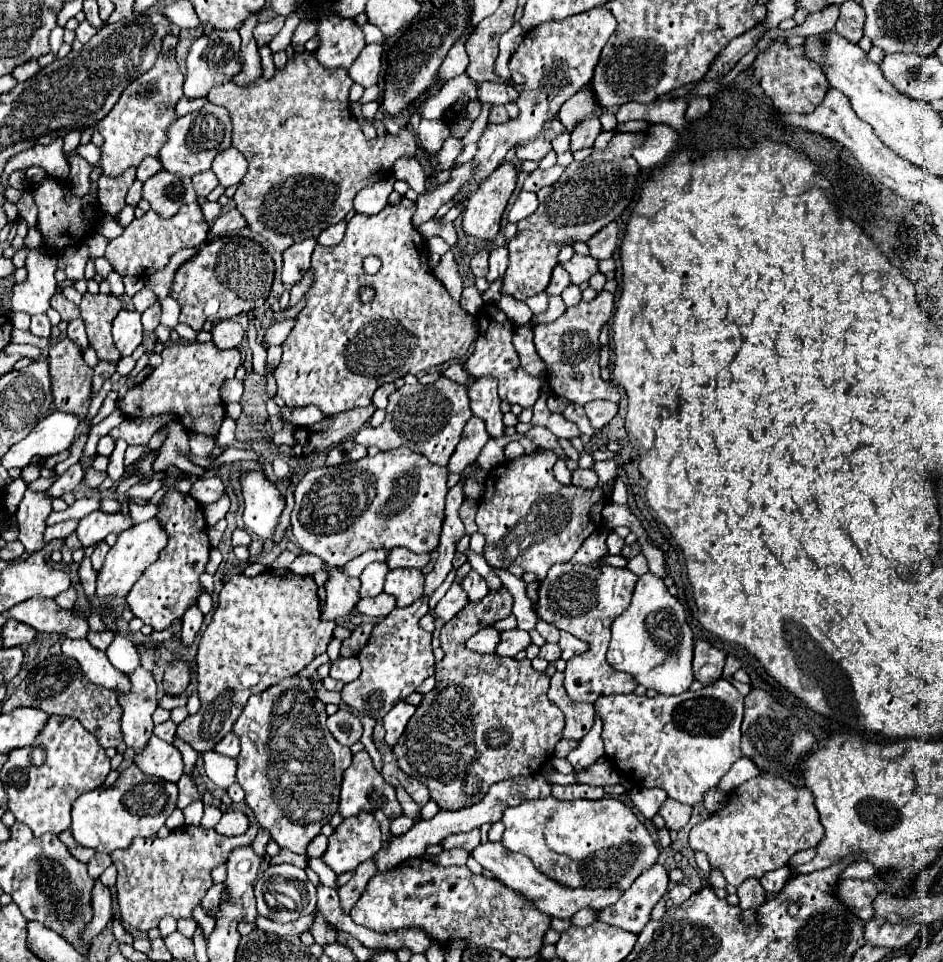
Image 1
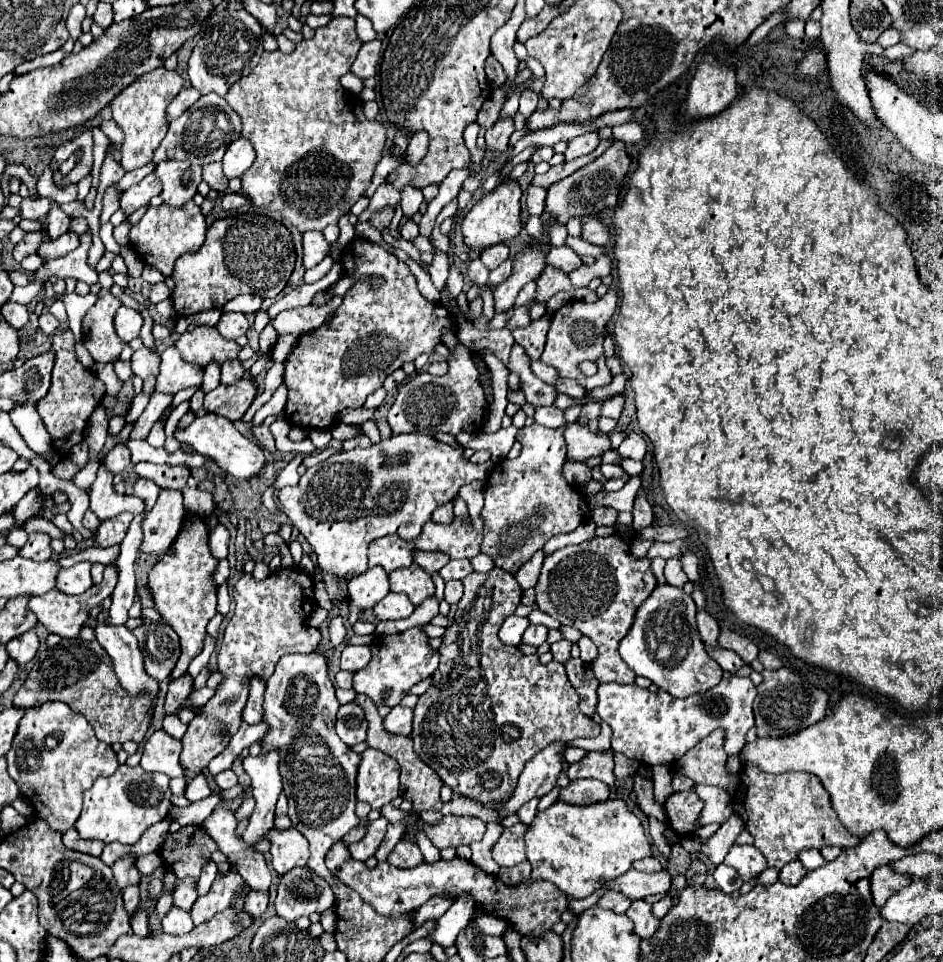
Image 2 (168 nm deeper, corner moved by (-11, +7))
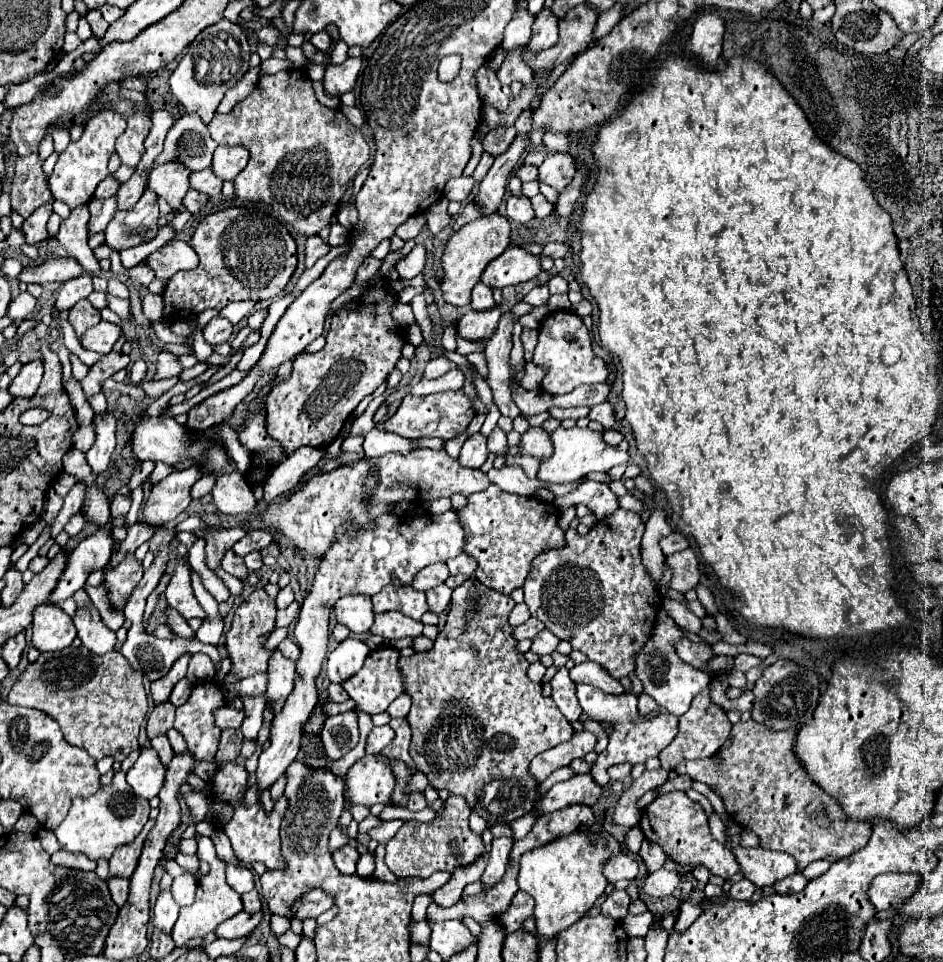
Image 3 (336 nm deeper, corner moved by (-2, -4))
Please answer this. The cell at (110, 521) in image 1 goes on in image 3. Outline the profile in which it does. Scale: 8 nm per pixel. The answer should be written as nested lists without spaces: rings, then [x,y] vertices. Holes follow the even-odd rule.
[[[105,410],[103,414],[95,412],[93,414],[93,426],[95,426],[95,442],[93,446],[85,452],[87,462],[95,472],[105,472],[109,466],[109,460],[115,450],[115,428],[117,428],[117,416],[113,410]]]

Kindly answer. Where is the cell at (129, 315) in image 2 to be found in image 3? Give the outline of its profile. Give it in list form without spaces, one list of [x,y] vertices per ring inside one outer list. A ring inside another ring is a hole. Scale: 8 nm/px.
[[[99,322],[95,326],[91,326],[83,338],[81,338],[81,346],[85,350],[93,350],[93,352],[99,352],[99,354],[107,354],[111,352],[113,344],[117,342],[117,338],[121,336],[121,328],[111,324],[111,322]]]

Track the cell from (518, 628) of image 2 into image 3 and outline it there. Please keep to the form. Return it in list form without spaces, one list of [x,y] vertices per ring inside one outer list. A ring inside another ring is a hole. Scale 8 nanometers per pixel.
[[[531,616],[525,624],[521,624],[521,626],[517,626],[517,628],[513,630],[513,636],[515,636],[517,640],[523,640],[523,638],[535,638],[541,630],[545,630],[545,624]]]

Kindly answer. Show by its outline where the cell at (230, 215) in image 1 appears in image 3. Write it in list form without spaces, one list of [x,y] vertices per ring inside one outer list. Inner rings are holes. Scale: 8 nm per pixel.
[[[189,190],[183,198],[183,206],[191,212],[191,214],[197,214],[207,202],[207,196],[203,192],[197,192],[197,190]]]

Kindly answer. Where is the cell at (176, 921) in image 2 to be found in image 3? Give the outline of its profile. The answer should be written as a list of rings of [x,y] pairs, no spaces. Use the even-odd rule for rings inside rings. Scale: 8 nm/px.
[[[161,890],[157,894],[155,906],[153,906],[153,922],[157,928],[163,928],[165,932],[171,932],[175,920],[179,914],[179,904],[175,902],[171,890]]]

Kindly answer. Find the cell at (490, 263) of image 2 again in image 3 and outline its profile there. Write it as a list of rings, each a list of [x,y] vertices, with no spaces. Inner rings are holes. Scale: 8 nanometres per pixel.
[[[509,246],[499,258],[489,262],[481,276],[481,282],[493,288],[505,288],[519,282],[527,282],[541,272],[543,270],[537,256],[529,254],[519,246]]]

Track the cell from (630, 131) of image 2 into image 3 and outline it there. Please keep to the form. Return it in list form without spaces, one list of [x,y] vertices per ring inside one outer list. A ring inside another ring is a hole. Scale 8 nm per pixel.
[[[550,131],[543,134],[543,143],[552,152],[564,152],[569,146],[569,138],[563,134],[555,134]]]

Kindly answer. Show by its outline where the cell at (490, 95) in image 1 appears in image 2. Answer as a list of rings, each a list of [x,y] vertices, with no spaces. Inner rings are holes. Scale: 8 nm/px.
[[[522,89],[522,93],[520,93],[520,113],[524,117],[530,117],[536,111],[536,105],[538,105],[538,91]]]

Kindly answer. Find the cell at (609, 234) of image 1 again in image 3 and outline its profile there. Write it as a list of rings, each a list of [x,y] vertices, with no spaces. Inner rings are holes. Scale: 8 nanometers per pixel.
[[[545,244],[543,252],[537,258],[563,258],[569,252],[567,244]]]

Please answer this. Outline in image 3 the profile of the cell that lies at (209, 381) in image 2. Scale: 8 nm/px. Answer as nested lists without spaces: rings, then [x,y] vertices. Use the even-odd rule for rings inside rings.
[[[195,328],[195,330],[191,332],[191,338],[193,338],[193,350],[195,350],[197,360],[199,360],[199,362],[205,362],[205,360],[213,354],[211,344],[207,344],[207,342],[205,342],[201,328]]]

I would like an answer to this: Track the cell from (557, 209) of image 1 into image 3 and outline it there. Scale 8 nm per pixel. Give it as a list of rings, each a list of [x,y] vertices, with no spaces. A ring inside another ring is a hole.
[[[491,308],[491,312],[467,312],[455,322],[457,336],[469,342],[487,340],[495,332],[499,318],[499,308]]]

